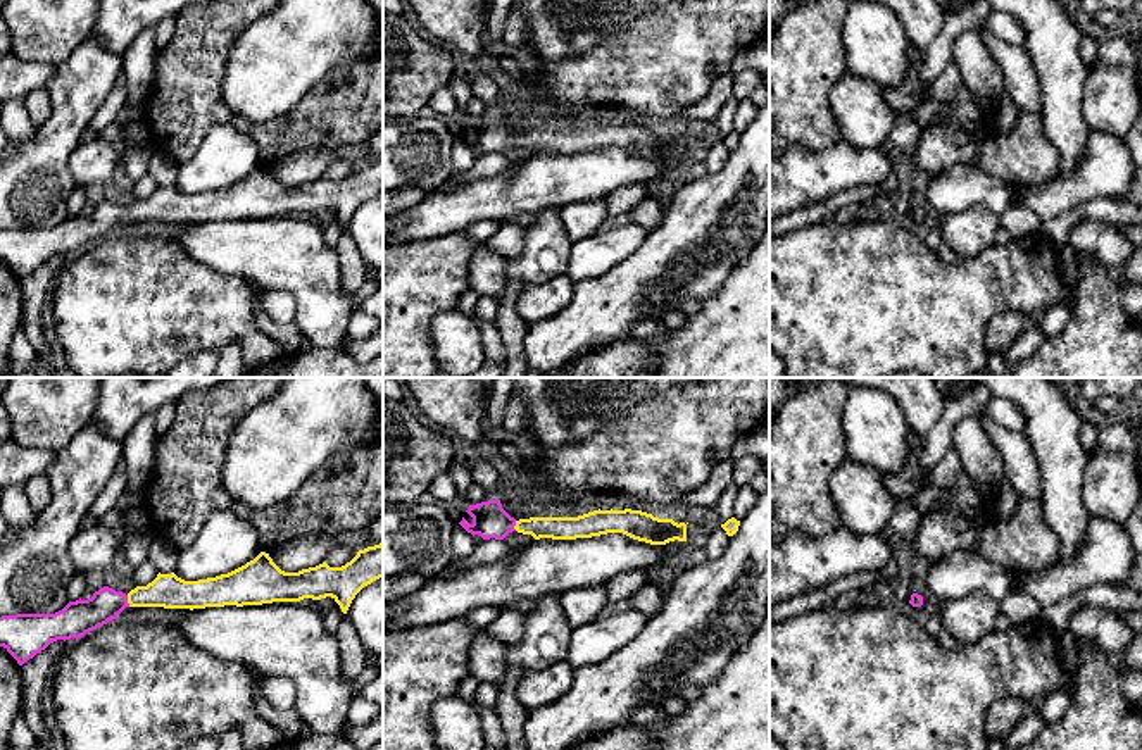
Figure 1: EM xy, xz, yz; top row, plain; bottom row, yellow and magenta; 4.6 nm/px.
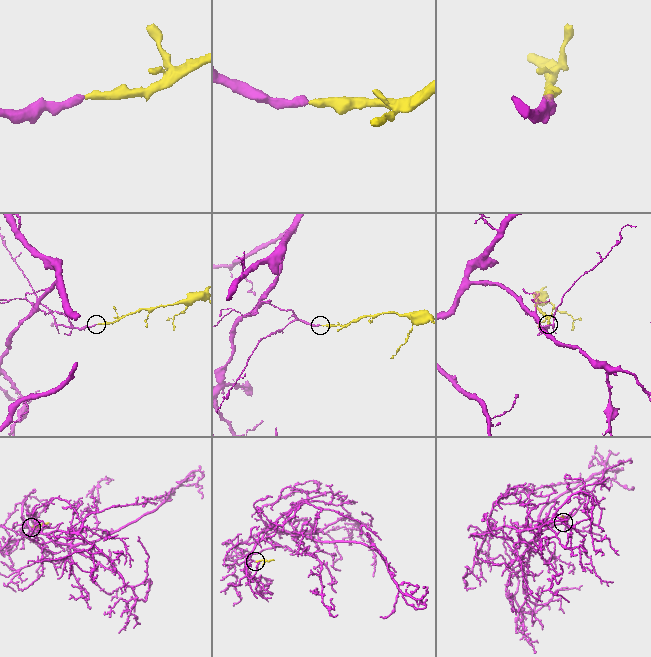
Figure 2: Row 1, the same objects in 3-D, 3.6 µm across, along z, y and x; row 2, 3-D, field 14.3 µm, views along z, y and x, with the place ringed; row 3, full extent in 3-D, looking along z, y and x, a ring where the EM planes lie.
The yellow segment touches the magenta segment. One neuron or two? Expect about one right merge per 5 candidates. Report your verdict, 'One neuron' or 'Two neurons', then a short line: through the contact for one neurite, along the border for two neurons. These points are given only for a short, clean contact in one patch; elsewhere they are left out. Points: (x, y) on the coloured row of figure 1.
One neuron. Line: xy (168, 590), (128, 600), (106, 604), (78, 618)

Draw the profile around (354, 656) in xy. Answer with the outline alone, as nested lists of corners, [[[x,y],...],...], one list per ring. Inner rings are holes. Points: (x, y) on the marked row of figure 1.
[[[343,616],[336,629],[342,655],[342,672],[347,679],[355,679],[366,667],[367,650],[359,641],[352,621]]]

